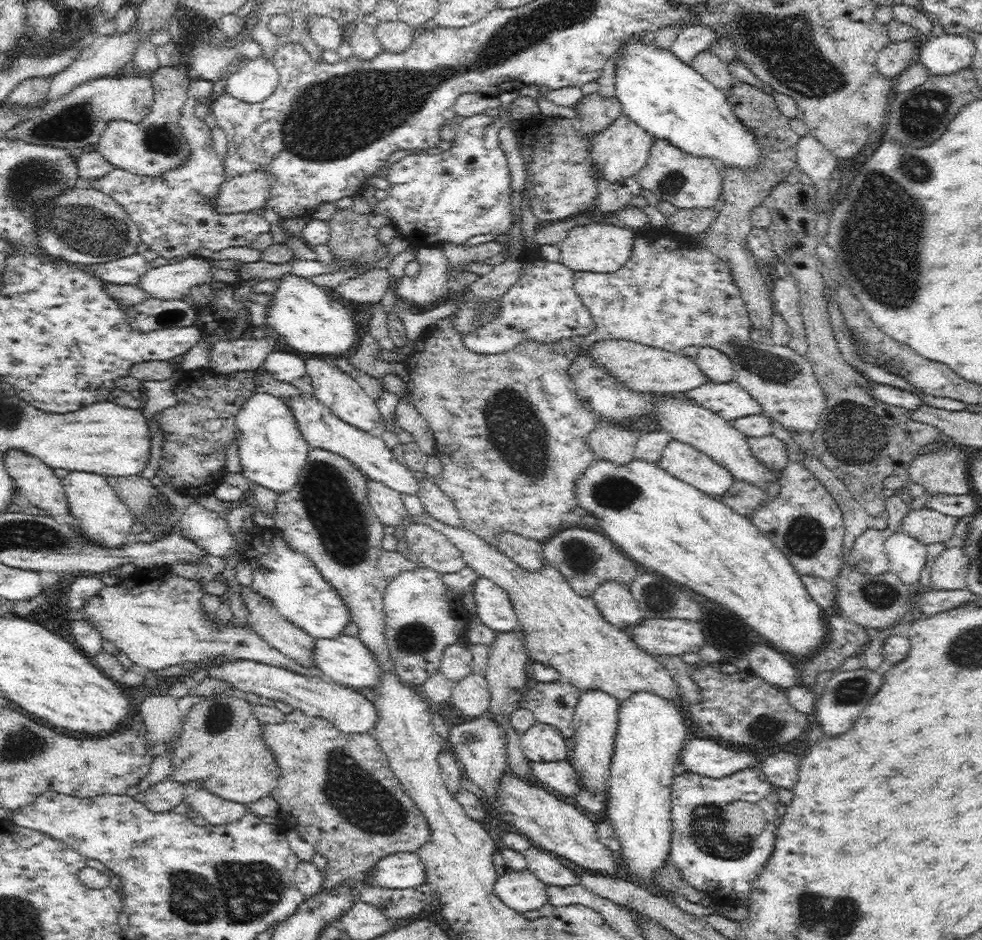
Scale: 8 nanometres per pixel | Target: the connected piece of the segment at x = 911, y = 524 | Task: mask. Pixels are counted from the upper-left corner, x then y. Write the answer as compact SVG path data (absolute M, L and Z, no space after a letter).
M928 508L909 510L902 518L900 528L923 545L945 542L956 528L958 517L950 516Z

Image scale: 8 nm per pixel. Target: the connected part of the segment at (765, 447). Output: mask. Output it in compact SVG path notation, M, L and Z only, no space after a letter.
M773 434L746 437L752 455L768 469L780 471L788 460L788 448Z

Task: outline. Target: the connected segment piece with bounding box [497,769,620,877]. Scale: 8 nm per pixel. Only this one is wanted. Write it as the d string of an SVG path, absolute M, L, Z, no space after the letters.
M509 769L500 777L497 801L501 811L507 814L507 826L526 835L539 848L554 852L568 860L587 868L593 873L614 877L620 867L620 860L597 835L596 823L579 806L572 806L558 800L540 786L531 786L514 775Z

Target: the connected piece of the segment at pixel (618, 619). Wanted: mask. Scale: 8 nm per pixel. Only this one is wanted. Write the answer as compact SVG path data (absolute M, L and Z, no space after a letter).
M613 580L600 583L592 597L602 616L622 631L645 619L644 611L640 610L631 590L625 584Z

